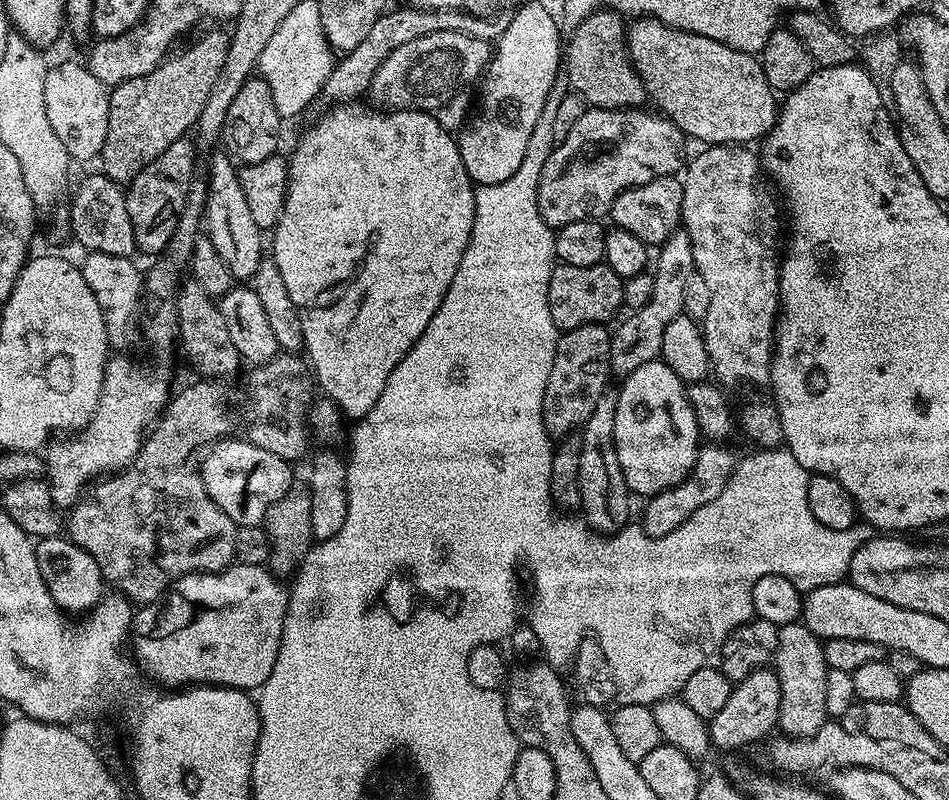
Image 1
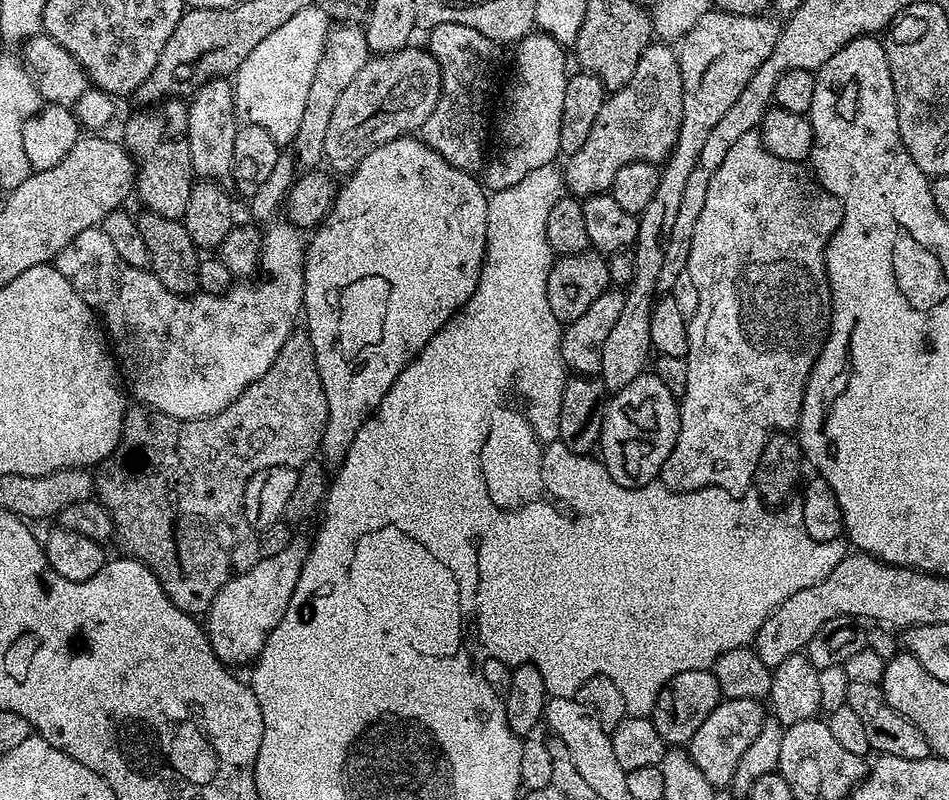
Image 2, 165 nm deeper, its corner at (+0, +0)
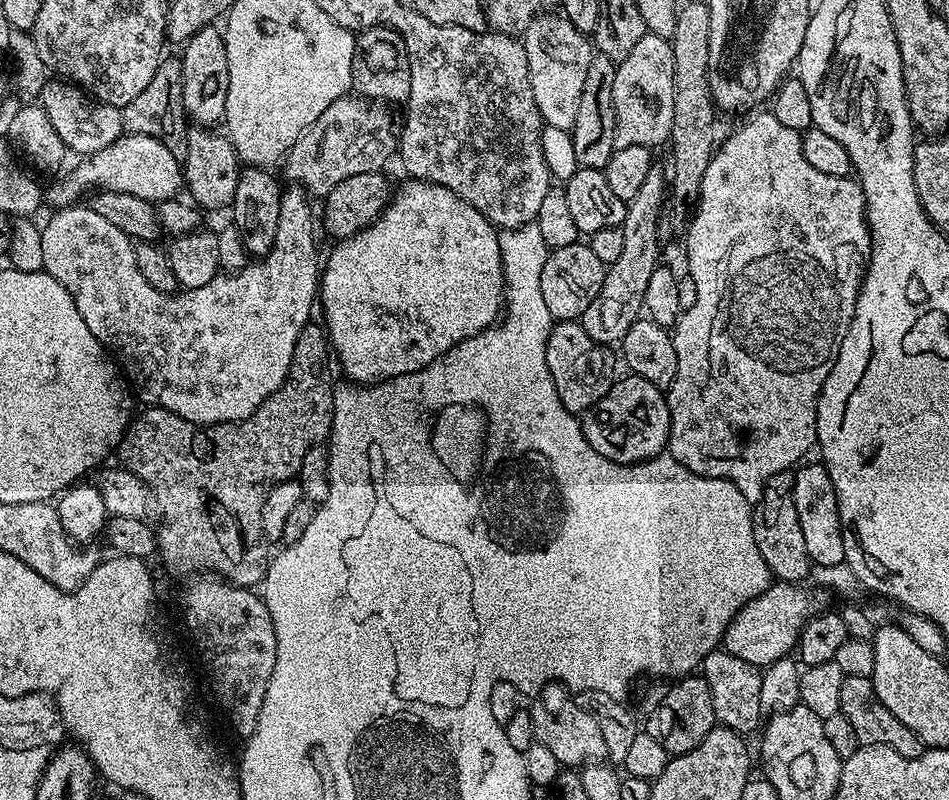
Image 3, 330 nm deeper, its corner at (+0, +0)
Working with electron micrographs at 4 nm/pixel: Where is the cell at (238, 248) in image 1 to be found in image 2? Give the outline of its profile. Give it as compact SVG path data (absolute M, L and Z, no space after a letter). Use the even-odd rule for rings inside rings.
M217 78L206 81L197 92L193 92L188 105L188 141L190 142L190 162L193 173L201 180L214 180L224 182L232 175L234 162L234 138L238 127L236 115L236 94L231 79Z

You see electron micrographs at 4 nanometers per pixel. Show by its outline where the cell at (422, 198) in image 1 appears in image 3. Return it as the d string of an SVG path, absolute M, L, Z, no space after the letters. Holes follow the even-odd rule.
M405 179L405 184L400 189L391 193L388 204L380 216L368 227L352 236L339 241L332 253L327 253L322 264L320 278L320 291L318 304L324 307L323 327L326 329L330 341L330 347L338 361L338 368L345 372L349 381L365 386L380 384L384 380L392 380L396 376L414 376L423 373L439 356L447 357L452 347L461 344L466 338L477 336L493 327L501 319L502 309L505 307L504 299L504 267L502 266L502 254L500 253L500 238L495 224L491 224L483 214L470 202L458 198L446 186L431 184L425 180Z

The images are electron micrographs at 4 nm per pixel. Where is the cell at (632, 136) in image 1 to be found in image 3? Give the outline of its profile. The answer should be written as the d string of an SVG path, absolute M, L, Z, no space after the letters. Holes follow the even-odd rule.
M651 34L638 38L634 50L616 65L612 105L617 148L644 144L655 149L668 140L674 122L674 50L669 41Z

